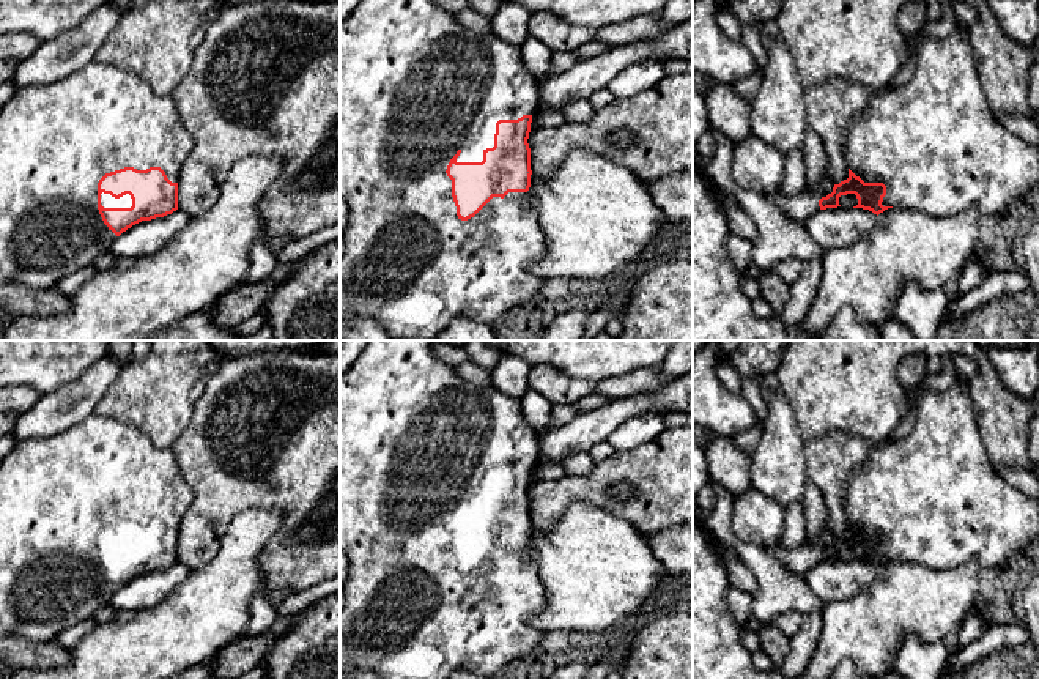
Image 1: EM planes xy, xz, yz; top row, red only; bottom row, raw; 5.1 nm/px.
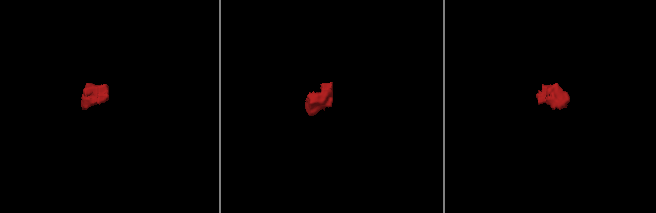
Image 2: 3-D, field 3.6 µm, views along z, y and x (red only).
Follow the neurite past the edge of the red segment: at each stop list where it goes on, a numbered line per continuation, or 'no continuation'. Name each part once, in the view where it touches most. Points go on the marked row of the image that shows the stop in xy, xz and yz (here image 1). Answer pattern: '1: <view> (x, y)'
1: xz (416, 85)

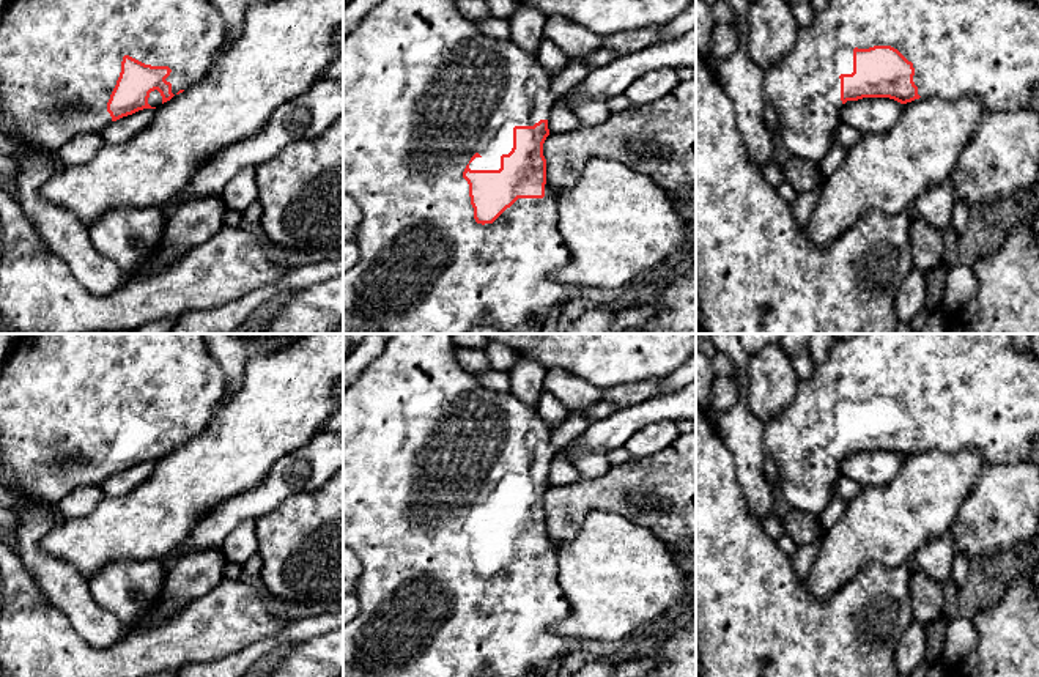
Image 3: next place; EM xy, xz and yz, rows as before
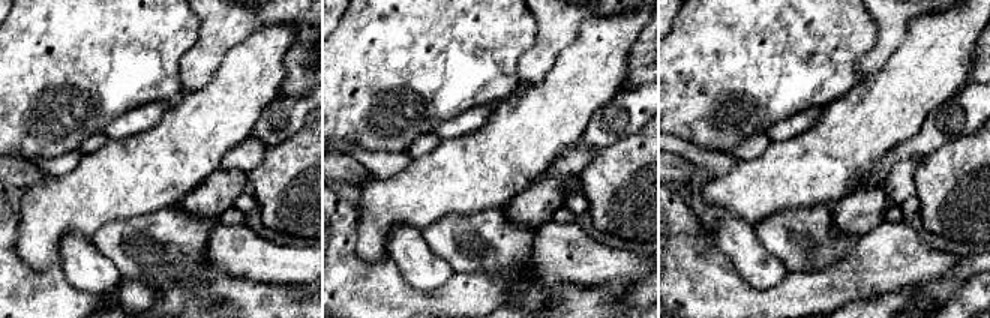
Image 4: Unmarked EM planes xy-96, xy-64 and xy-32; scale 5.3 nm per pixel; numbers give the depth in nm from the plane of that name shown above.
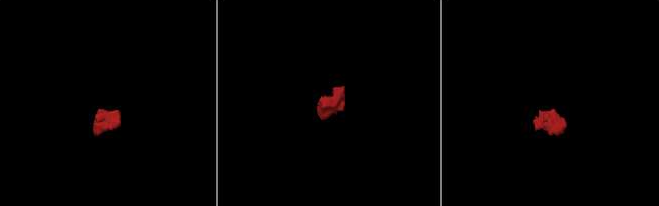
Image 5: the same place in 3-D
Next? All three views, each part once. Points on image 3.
1: xz (424, 90)

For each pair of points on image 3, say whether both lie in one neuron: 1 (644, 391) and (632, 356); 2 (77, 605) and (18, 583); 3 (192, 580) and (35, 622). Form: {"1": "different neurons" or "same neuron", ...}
{"1": "different neurons", "2": "different neurons", "3": "different neurons"}

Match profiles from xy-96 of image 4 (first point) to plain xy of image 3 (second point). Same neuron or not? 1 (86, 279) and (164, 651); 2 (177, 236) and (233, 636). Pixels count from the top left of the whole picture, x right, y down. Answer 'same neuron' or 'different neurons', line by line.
1: different neurons
2: different neurons

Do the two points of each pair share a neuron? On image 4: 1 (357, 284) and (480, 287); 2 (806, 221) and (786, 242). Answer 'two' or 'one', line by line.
1: one
2: one

